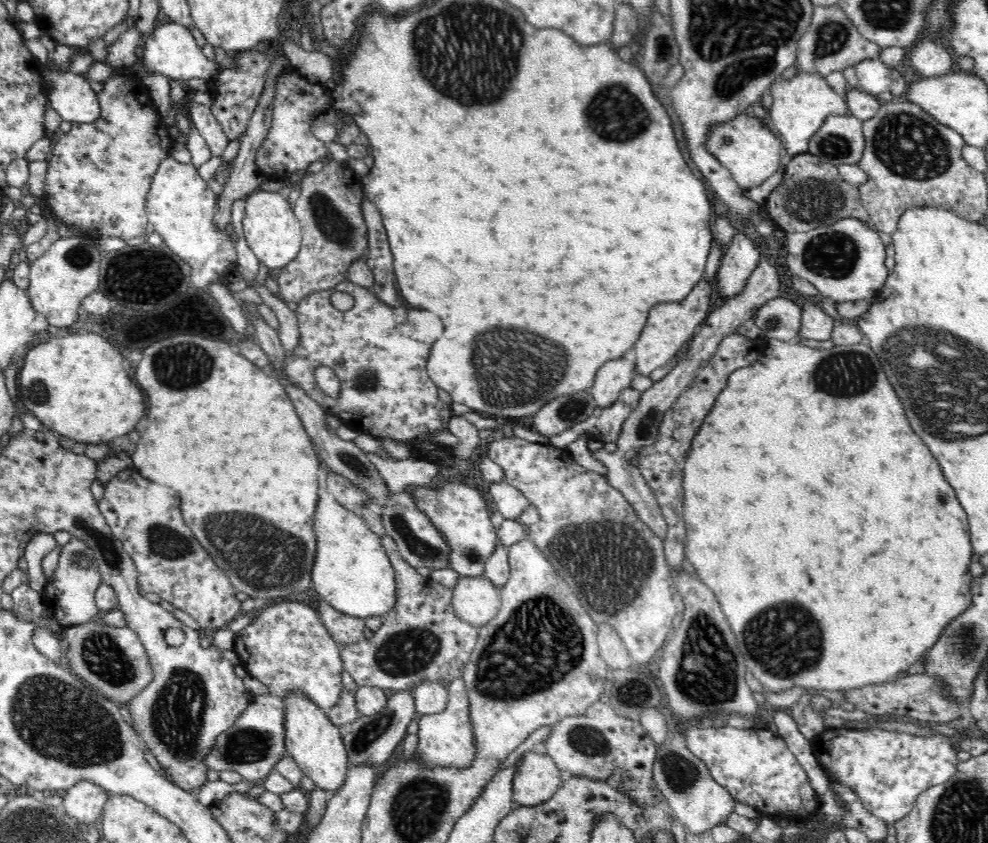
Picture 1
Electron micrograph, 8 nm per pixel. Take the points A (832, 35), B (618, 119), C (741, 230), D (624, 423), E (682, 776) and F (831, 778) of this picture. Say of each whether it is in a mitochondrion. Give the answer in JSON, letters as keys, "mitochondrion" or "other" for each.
{"A":"mitochondrion","B":"mitochondrion","C":"other","D":"other","E":"mitochondrion","F":"other"}

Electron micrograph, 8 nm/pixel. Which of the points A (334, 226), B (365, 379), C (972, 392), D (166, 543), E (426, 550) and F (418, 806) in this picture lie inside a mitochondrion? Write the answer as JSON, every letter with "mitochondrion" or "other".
{"A":"mitochondrion","B":"mitochondrion","C":"mitochondrion","D":"mitochondrion","E":"mitochondrion","F":"mitochondrion"}

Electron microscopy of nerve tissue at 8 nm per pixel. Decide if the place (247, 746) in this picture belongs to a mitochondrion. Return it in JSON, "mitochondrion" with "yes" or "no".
{"mitochondrion":"yes"}

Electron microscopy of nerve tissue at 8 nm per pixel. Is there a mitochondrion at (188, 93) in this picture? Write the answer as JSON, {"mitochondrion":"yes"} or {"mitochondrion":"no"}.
{"mitochondrion":"no"}

